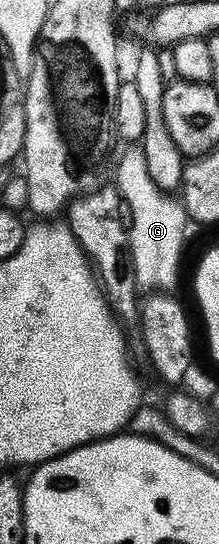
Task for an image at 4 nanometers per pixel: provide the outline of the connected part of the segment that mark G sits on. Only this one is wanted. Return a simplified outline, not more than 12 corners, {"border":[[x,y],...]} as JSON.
{"border":[[142,149],[115,178],[129,211],[136,287],[181,282],[182,201],[153,184]]}

